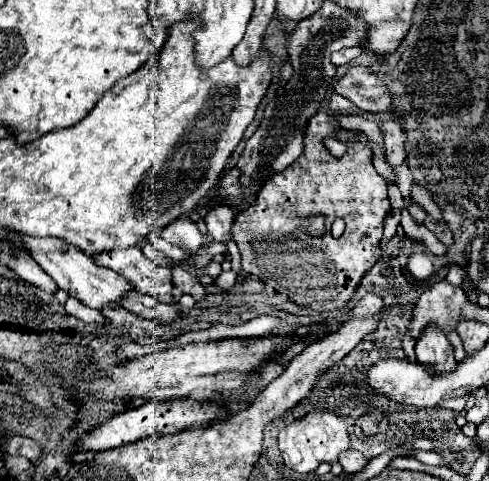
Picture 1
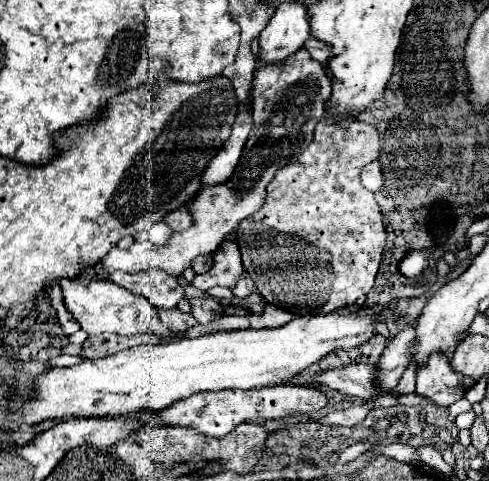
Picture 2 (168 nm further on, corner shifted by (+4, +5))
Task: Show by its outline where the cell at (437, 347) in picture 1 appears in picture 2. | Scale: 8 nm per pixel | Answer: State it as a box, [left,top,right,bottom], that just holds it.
[416,353,464,409]

